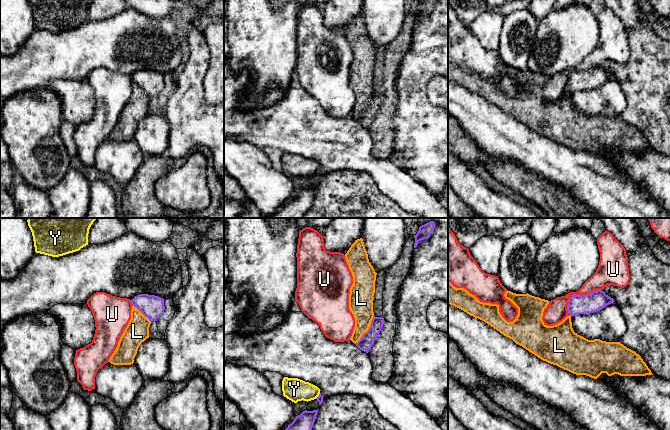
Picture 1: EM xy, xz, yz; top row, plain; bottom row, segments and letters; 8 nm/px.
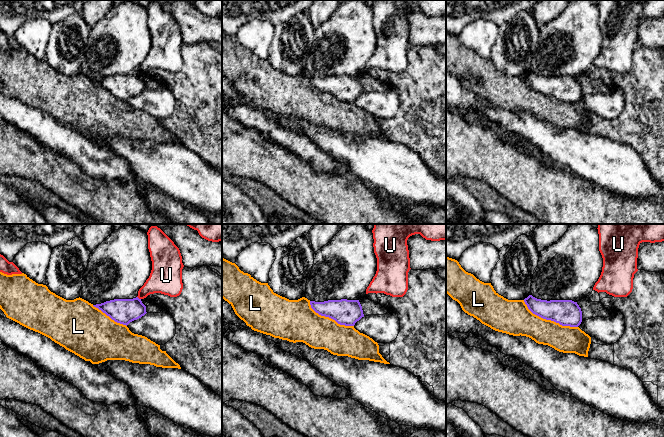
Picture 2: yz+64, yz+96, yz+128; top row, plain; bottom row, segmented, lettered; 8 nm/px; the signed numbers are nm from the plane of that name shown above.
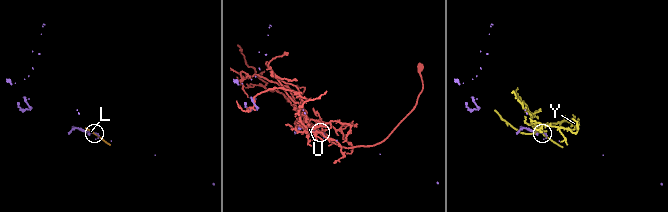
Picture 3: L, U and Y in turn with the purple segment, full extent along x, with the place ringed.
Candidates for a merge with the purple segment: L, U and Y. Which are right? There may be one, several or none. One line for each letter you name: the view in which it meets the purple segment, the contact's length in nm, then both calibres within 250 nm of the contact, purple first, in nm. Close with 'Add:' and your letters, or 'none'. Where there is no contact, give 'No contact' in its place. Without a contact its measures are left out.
Add: none

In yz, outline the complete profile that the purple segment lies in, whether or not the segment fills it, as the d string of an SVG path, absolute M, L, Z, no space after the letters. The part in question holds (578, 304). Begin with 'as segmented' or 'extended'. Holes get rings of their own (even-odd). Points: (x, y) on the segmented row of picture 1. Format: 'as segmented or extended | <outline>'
as segmented | M597 290L587 295L572 295L569 298L567 310L571 317L579 314L590 314L613 302L615 302L614 299L606 295L604 291Z

